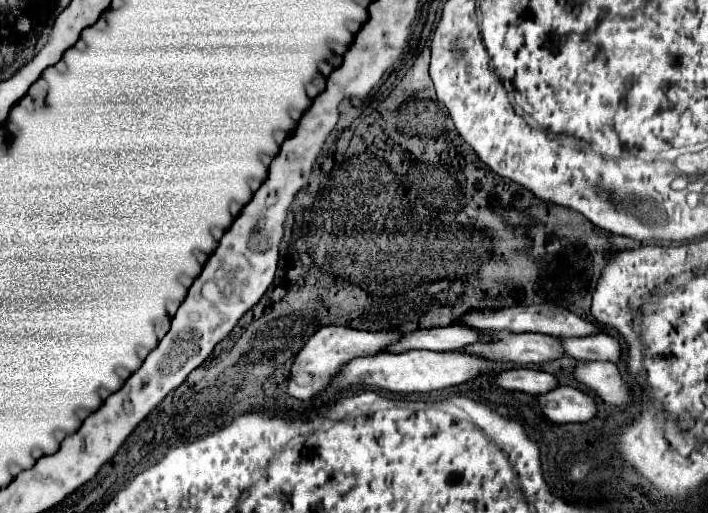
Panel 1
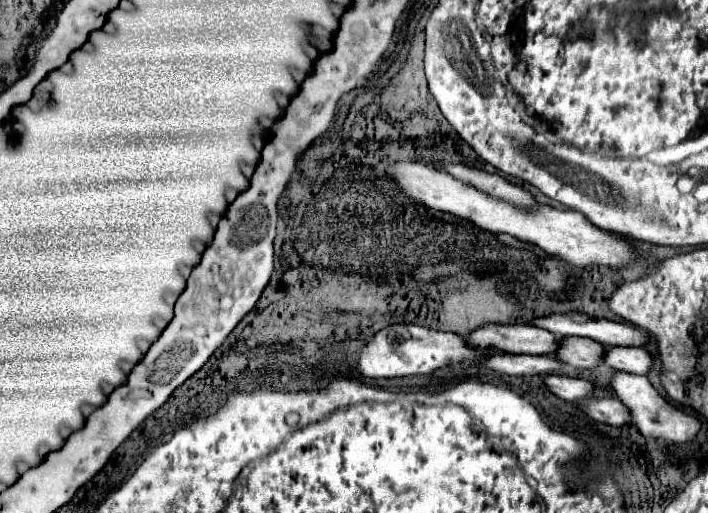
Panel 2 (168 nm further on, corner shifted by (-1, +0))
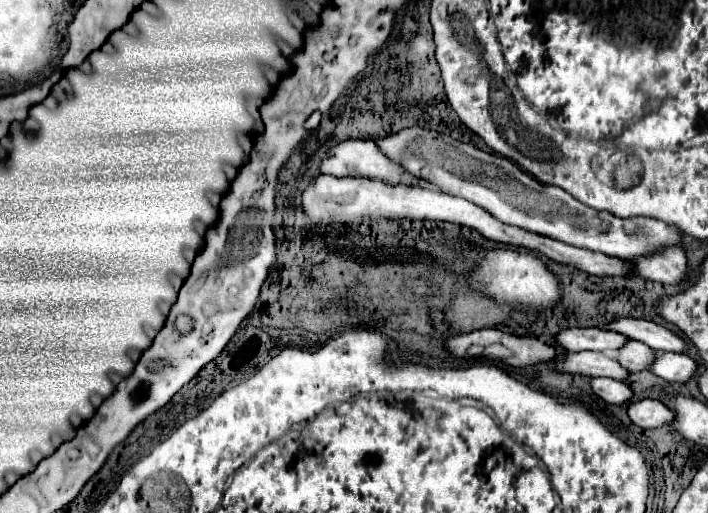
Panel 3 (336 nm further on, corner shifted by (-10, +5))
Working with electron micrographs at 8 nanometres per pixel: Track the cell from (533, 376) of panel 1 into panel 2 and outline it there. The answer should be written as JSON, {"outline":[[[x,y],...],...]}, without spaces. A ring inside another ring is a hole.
{"outline":[[[551,374],[545,376],[543,384],[561,400],[573,402],[577,398],[585,398],[593,392],[591,382],[581,380],[581,378],[569,378],[569,376],[559,376],[559,374]]]}

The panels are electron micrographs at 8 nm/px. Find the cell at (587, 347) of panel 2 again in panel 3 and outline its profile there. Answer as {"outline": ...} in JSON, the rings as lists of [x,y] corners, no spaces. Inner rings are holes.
{"outline":[[[628,341],[620,351],[618,351],[618,361],[624,365],[628,371],[638,373],[638,371],[648,371],[650,361],[654,361],[654,349],[640,341]]]}

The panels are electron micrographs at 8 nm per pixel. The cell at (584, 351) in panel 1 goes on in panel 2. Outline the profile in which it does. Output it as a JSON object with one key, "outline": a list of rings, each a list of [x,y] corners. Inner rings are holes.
{"outline":[[[605,346],[601,358],[607,366],[633,374],[647,374],[651,366],[649,352],[637,346]]]}

